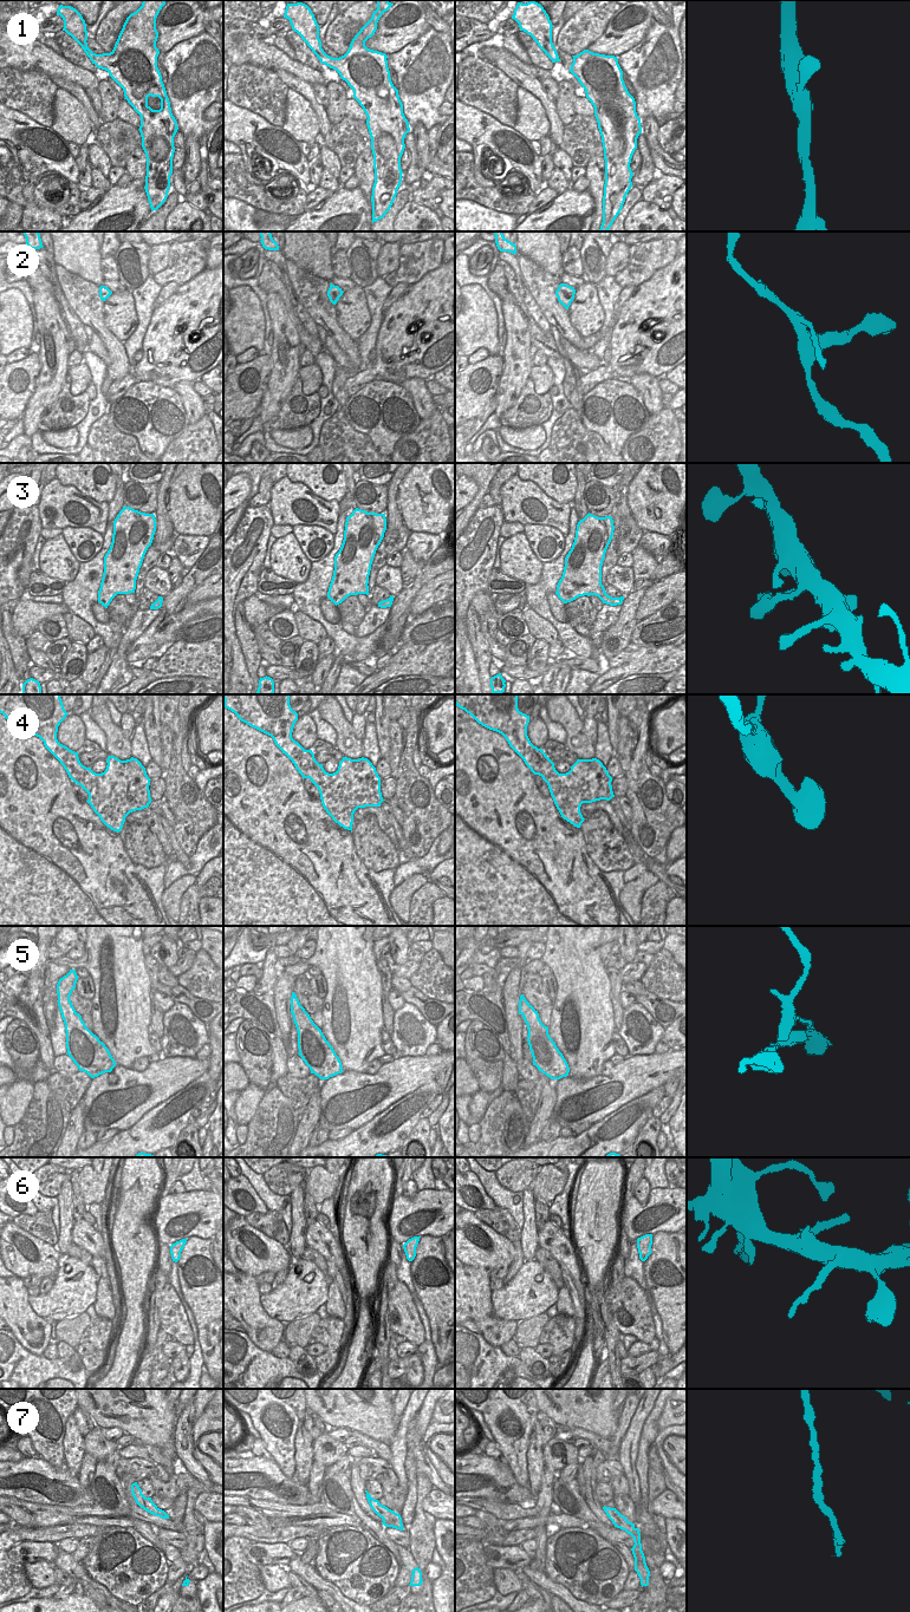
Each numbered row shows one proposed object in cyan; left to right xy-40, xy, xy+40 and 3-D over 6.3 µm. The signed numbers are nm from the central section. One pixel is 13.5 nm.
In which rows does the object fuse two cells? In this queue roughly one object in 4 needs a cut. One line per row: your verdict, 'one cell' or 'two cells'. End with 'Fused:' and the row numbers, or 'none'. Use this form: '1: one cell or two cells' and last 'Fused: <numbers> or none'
1: one cell
2: one cell
3: one cell
4: one cell
5: two cells
6: one cell
7: one cell
Fused: 5

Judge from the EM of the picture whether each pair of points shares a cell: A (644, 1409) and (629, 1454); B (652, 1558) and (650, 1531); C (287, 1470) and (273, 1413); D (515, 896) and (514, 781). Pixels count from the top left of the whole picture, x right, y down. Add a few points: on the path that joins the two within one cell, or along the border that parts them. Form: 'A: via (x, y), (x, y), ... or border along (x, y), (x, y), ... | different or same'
A: via (638, 1420), (630, 1443) | same
B: via (652, 1551), (651, 1538) | same
C: via (284, 1456), (279, 1443), (278, 1427) | same
D: via (507, 868), (507, 844), (511, 841), (511, 809) | same

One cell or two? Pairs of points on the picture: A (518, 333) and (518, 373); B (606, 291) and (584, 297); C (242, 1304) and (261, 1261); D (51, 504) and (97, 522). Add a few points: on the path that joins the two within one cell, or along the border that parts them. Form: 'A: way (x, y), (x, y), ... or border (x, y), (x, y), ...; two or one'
A: way (518, 343), (518, 364); one
B: border (595, 286), (604, 320); two
C: border (239, 1271), (254, 1278); two
D: way (64, 504), (69, 500), (76, 500), (89, 509); one

